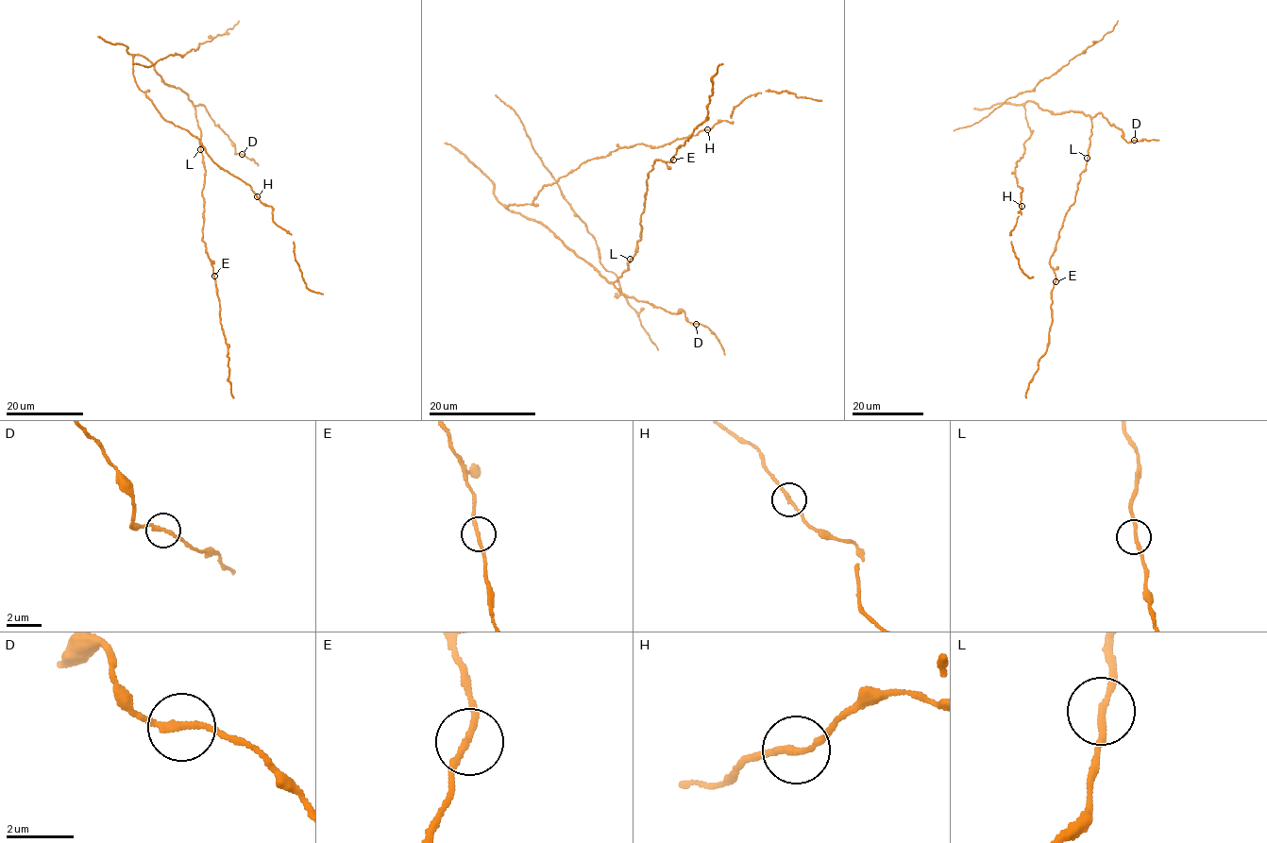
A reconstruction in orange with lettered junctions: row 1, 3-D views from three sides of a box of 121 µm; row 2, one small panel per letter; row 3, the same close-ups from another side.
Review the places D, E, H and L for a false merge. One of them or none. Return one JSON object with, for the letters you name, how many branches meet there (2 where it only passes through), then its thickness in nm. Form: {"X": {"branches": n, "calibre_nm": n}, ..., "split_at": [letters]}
{"split_at": []}

